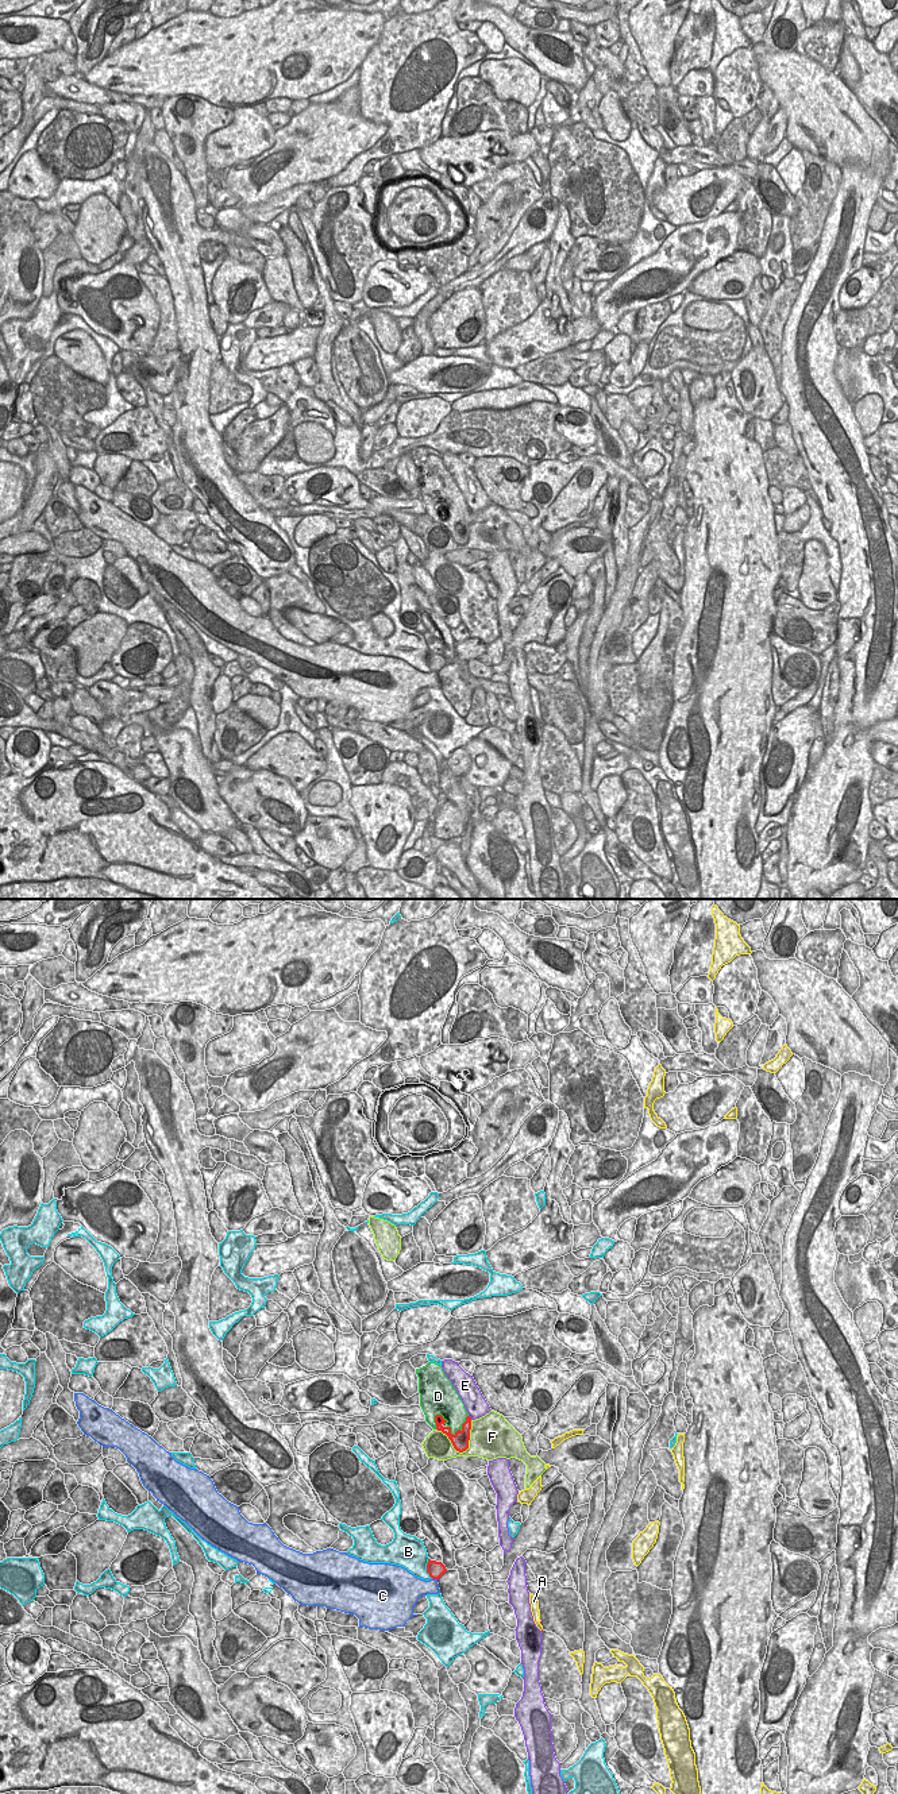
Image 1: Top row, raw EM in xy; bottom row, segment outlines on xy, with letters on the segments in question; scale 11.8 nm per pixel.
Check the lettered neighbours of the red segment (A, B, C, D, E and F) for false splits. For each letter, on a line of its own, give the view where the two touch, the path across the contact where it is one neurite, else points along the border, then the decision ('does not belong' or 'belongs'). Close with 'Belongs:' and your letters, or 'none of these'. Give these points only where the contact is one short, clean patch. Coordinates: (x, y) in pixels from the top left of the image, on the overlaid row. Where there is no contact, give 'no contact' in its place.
A: no contact; does not belong
B: contact in xy; does not belong
C: contact in xy; border xy (432, 1578), (436, 1580); does not belong
D: contact in xy; belongs
E: contact in xy; does not belong
F: contact in xy; does not belong
Belongs: D

